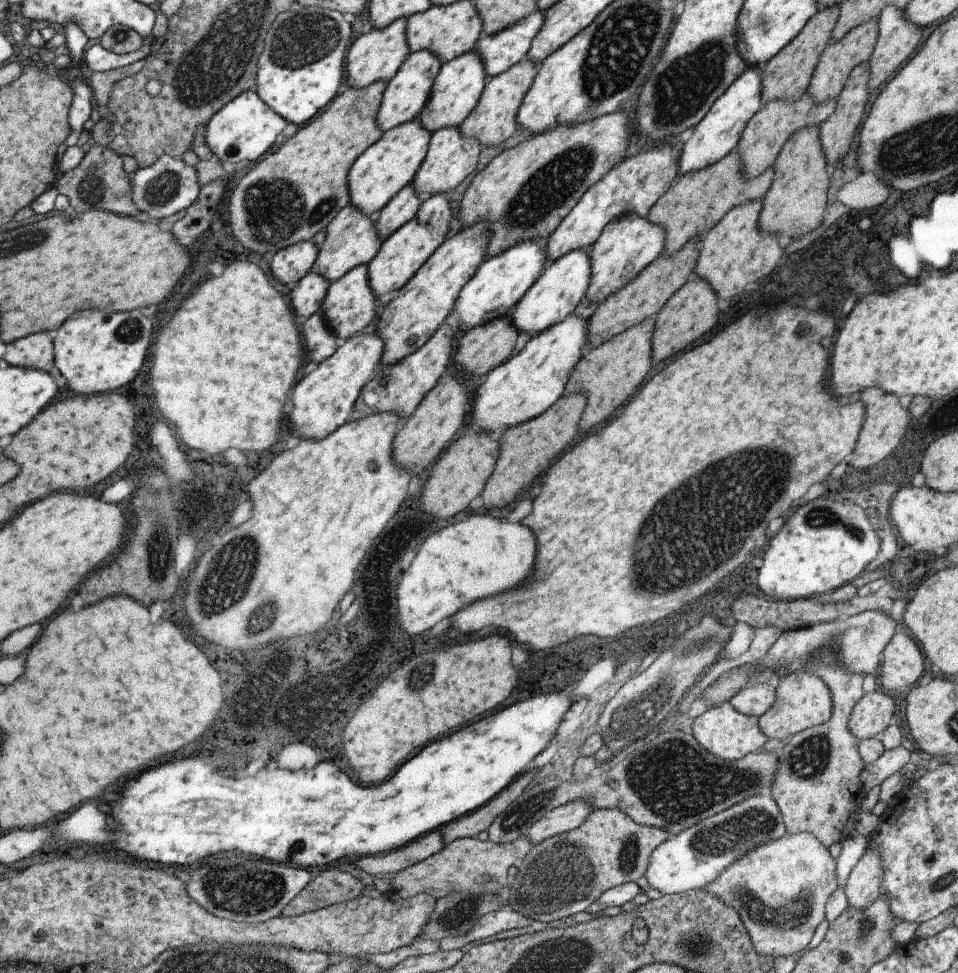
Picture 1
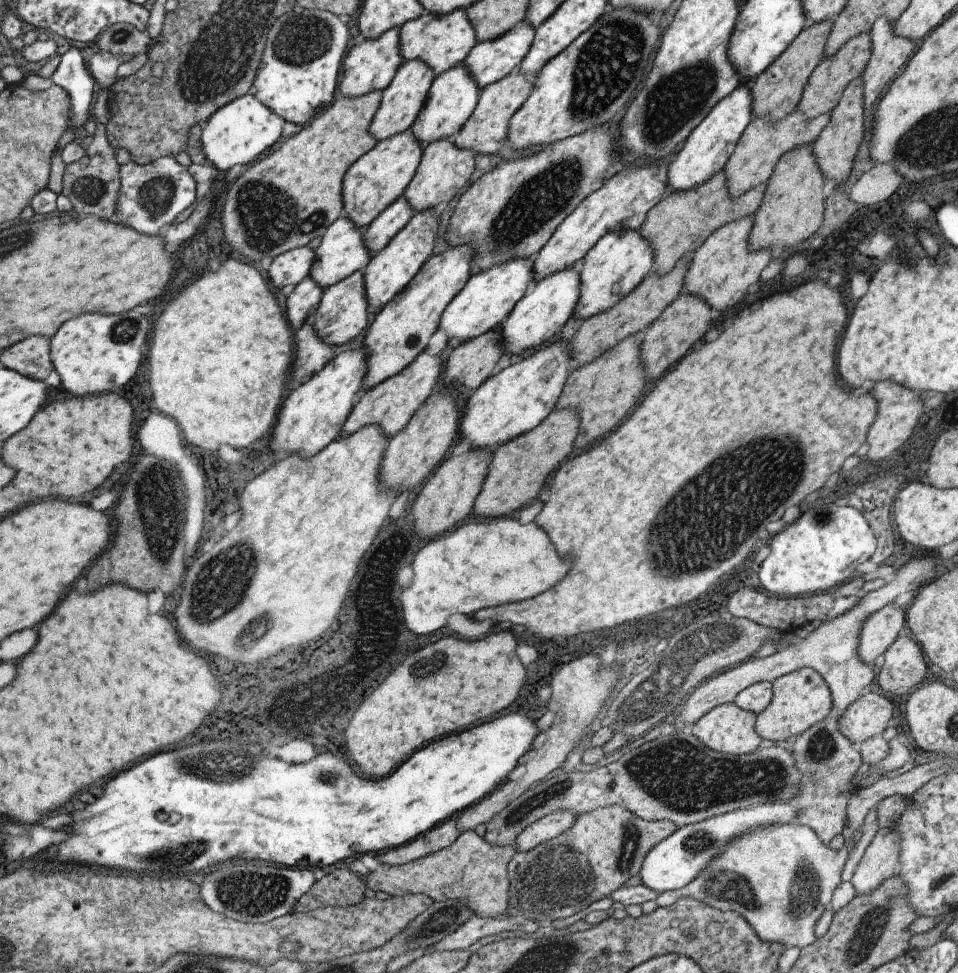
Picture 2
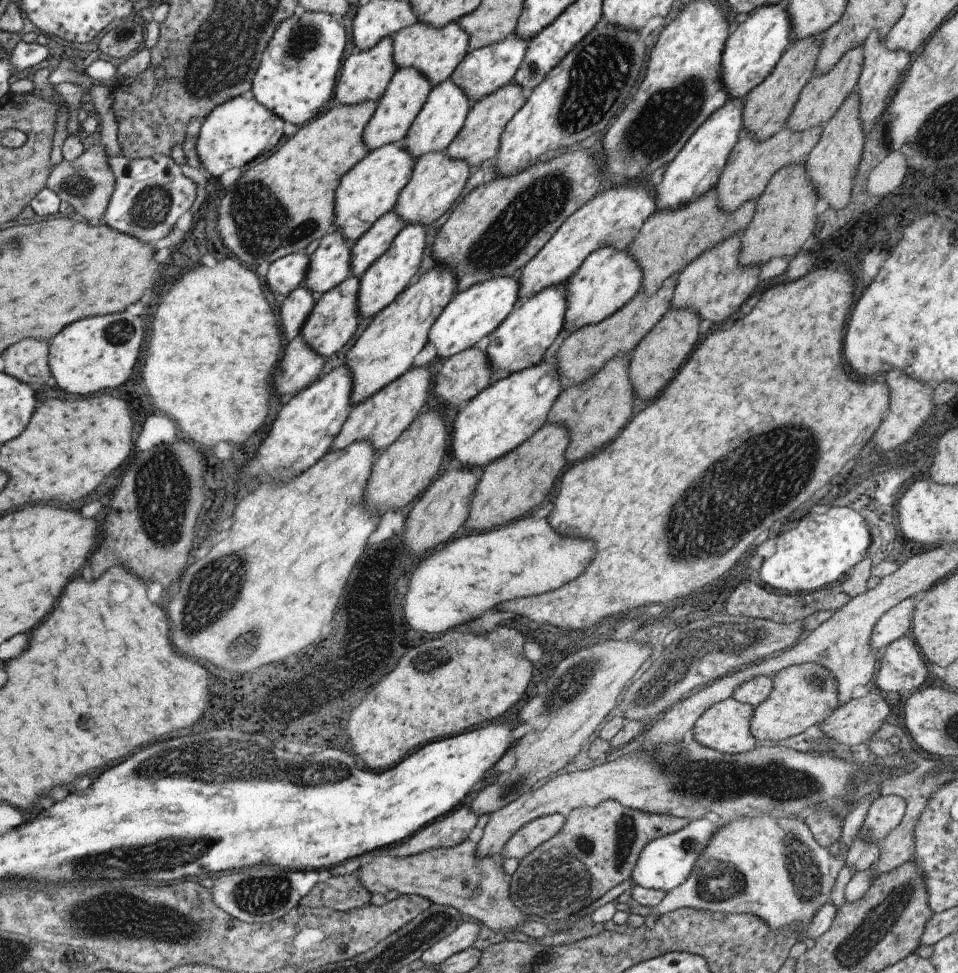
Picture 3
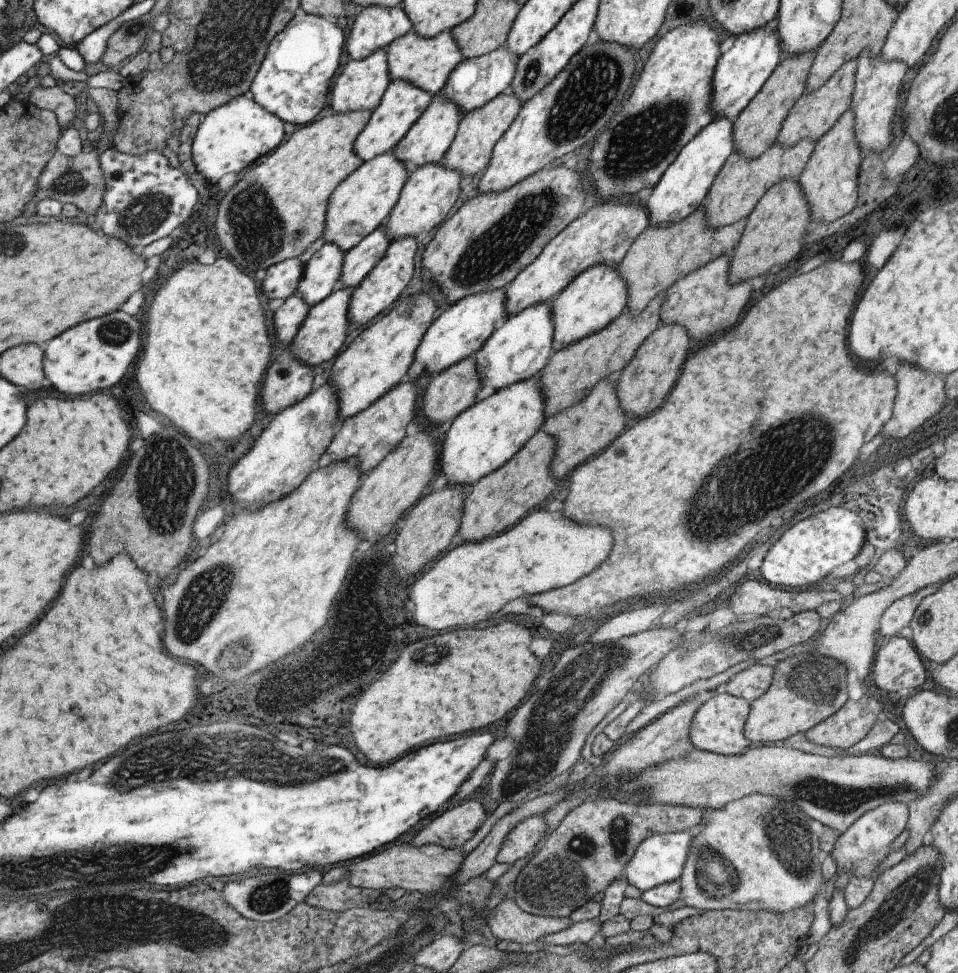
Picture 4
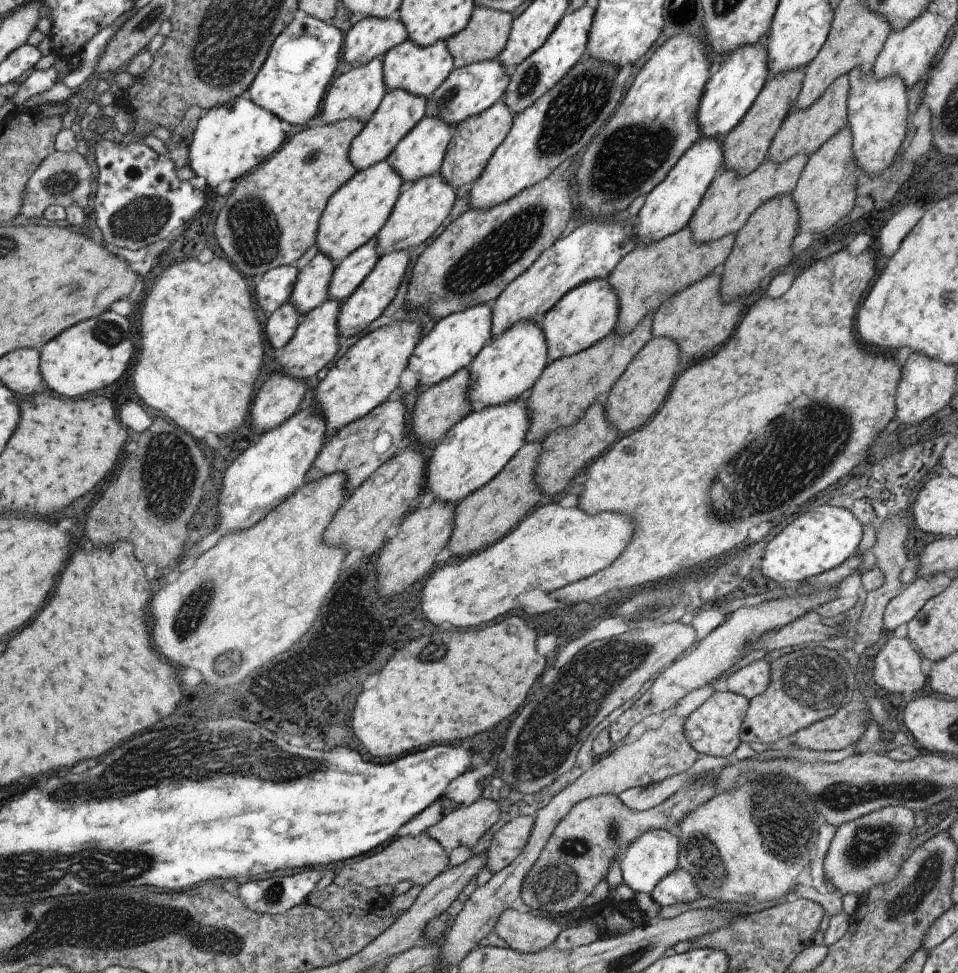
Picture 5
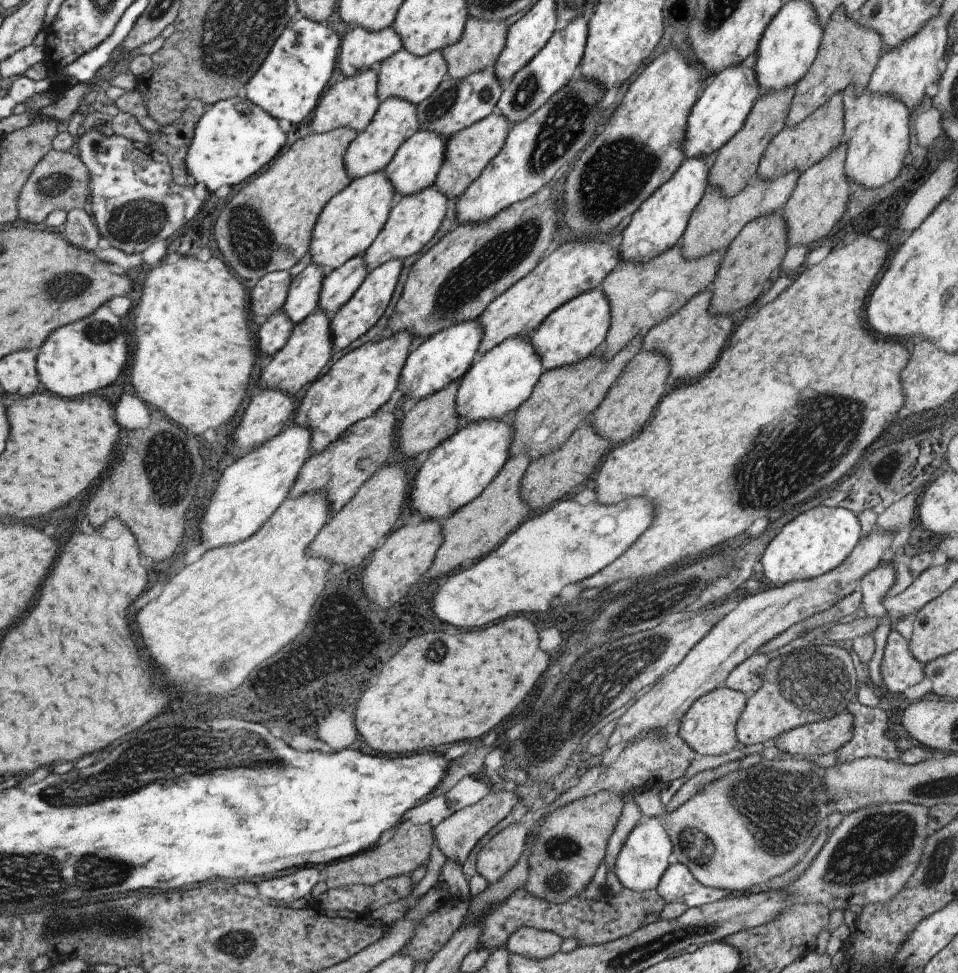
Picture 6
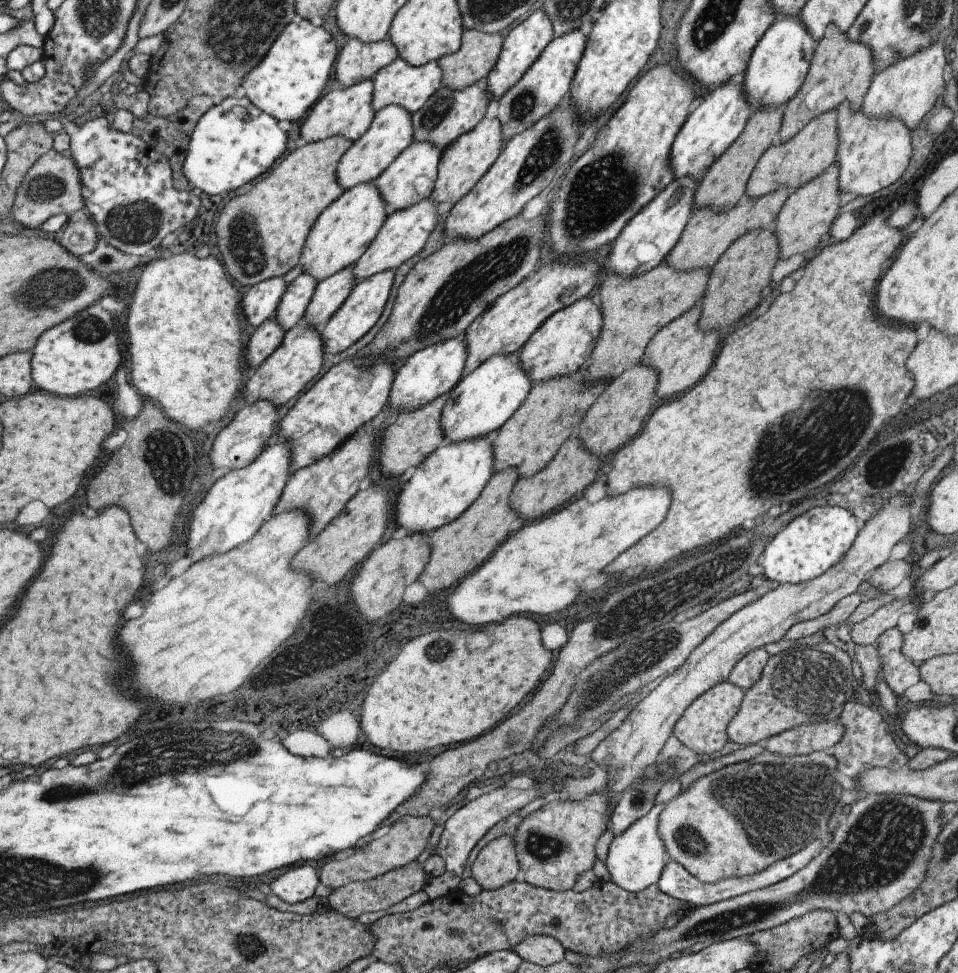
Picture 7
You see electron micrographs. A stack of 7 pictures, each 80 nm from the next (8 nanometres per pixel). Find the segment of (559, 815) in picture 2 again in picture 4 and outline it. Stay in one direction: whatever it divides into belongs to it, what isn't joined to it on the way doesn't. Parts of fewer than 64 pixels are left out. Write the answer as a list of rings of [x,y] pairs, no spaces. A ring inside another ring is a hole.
[[[540,816],[527,817],[510,828],[503,837],[494,862],[503,864],[515,863],[533,852],[545,838],[546,824]]]

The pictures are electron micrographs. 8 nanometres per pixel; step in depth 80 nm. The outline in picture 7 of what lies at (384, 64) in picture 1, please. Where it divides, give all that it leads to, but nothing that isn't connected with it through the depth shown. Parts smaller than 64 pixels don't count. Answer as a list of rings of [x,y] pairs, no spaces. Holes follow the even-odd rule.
[[[372,79],[344,89],[329,92],[319,97],[307,111],[305,120],[299,127],[299,136],[305,143],[314,143],[329,137],[344,137],[353,142],[369,128],[369,123],[375,114],[371,108]]]

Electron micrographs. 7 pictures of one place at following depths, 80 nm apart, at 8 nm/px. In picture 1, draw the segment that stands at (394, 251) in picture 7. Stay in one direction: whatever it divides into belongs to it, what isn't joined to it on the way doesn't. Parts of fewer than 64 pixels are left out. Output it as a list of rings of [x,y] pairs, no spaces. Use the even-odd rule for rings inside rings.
[[[457,127],[439,129],[431,134],[422,163],[410,182],[419,200],[431,195],[449,194],[455,186],[460,186],[466,176],[474,173],[481,149],[477,139],[463,137]]]

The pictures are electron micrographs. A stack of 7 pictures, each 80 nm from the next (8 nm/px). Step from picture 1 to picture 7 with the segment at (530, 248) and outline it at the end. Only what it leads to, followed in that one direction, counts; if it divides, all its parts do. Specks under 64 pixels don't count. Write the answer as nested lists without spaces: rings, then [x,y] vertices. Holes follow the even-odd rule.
[[[463,336],[429,345],[409,355],[393,376],[386,402],[388,411],[414,411],[429,404],[434,398],[448,393],[462,378],[465,357],[466,346]]]

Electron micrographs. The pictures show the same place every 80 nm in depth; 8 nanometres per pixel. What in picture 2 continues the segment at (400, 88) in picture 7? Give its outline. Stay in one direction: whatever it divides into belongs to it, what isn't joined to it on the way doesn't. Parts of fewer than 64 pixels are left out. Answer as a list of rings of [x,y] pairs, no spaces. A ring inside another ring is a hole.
[[[457,9],[446,15],[423,12],[415,20],[403,23],[398,28],[398,51],[403,62],[419,59],[433,71],[435,77],[459,64],[476,43],[474,28],[464,10]]]

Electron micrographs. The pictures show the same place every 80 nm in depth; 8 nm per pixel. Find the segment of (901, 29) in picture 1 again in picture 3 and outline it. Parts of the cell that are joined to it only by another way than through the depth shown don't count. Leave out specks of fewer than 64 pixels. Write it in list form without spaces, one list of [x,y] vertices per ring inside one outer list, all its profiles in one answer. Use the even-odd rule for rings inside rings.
[[[875,31],[867,35],[860,49],[862,50],[862,65],[855,90],[858,96],[858,119],[862,128],[863,124],[875,124],[879,117],[882,117],[894,88],[910,66],[911,56],[905,51],[888,51],[876,36]]]

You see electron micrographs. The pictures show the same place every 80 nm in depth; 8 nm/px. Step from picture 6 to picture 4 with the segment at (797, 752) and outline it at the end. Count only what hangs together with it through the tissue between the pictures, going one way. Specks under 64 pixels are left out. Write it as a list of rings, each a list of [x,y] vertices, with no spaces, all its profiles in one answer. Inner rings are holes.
[[[848,698],[833,714],[808,728],[804,736],[817,746],[847,749],[859,742],[881,716],[881,705],[875,698]]]

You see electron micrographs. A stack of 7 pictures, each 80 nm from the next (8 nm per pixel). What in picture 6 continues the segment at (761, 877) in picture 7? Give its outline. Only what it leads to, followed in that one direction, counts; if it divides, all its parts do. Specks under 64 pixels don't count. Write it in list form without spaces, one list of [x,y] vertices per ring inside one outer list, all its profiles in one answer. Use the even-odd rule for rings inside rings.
[[[674,860],[660,876],[655,890],[666,903],[682,902],[688,907],[718,901],[729,894],[729,891],[699,884],[684,864]]]

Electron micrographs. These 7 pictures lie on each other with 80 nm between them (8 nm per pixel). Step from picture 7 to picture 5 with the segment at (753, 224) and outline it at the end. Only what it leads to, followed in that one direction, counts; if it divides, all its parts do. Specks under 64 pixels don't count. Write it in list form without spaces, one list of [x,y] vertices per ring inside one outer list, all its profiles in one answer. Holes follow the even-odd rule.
[[[799,153],[781,164],[765,160],[744,177],[737,177],[734,171],[723,168],[714,176],[689,219],[688,229],[692,242],[696,245],[711,243],[727,235],[733,235],[746,223],[749,215],[757,207],[774,197],[789,195],[795,188],[807,159],[806,155]]]

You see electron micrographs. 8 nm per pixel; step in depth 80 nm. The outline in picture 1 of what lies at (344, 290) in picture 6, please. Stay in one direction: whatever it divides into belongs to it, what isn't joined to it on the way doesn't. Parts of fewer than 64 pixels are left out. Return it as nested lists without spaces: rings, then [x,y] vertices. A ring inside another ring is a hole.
[[[411,184],[394,194],[389,202],[374,215],[373,222],[377,238],[383,242],[400,226],[409,222],[415,216],[421,202]]]

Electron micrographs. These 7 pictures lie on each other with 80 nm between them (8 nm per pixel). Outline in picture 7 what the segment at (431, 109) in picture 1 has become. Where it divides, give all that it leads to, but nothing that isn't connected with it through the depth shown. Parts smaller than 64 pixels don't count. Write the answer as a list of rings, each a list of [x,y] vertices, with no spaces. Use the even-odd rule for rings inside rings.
[[[412,142],[377,178],[372,180],[379,192],[380,199],[387,207],[388,214],[393,211],[402,211],[428,198],[434,187],[440,154],[441,151],[429,143]]]

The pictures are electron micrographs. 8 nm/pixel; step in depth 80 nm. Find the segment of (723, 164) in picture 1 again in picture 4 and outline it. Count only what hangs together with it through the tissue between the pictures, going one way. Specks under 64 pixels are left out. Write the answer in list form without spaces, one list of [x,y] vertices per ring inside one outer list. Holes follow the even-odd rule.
[[[702,204],[689,216],[667,227],[643,229],[630,244],[625,256],[616,264],[616,272],[626,284],[626,310],[637,316],[650,302],[687,273],[701,268],[723,254],[730,254],[741,236],[745,219],[738,220],[727,227],[711,229],[704,220]]]

